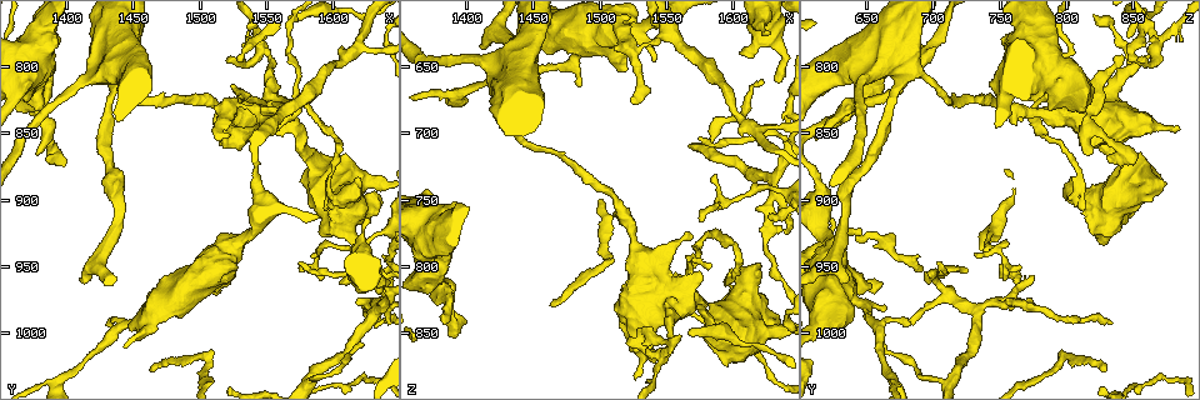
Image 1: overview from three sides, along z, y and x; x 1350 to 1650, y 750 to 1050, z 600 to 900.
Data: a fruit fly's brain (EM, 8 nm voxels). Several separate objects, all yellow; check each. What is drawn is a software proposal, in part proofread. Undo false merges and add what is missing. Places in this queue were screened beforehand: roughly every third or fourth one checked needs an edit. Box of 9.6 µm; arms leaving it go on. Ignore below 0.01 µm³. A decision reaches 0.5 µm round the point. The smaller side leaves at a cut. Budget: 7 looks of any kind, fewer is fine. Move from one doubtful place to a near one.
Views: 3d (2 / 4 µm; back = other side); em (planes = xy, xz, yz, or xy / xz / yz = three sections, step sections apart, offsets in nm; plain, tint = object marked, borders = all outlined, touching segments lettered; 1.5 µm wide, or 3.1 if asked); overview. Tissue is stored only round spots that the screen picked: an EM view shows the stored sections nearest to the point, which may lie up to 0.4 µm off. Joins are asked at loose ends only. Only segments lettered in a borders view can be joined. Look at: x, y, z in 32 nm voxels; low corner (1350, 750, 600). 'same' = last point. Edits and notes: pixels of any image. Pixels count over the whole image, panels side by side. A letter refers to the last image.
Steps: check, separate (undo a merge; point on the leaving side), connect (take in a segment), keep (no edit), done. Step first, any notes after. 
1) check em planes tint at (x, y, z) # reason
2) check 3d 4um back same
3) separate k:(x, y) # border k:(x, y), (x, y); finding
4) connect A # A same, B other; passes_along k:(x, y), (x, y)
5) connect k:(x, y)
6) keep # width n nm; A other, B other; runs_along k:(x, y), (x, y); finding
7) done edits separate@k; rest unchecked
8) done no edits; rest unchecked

check em xz step 8 borders at (1636, 962, 662) # an open end

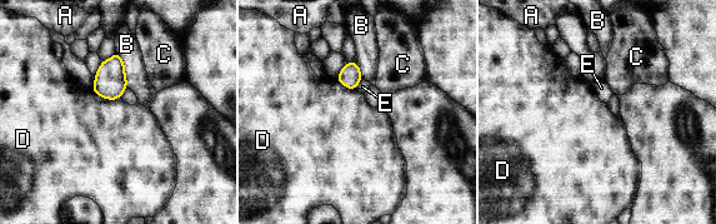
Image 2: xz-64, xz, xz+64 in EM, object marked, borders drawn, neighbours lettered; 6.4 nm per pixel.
keep # A other, B other, C other, D other, E other; no lettered segment goes on from it

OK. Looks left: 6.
check em planes borders at (1586, 940, 732) # thin end

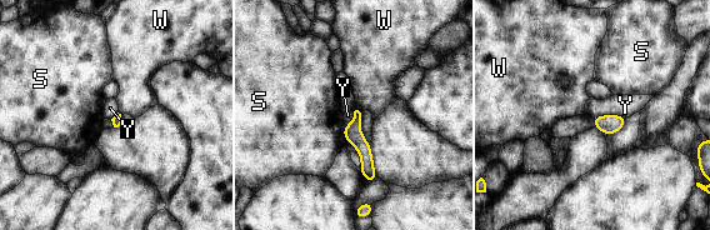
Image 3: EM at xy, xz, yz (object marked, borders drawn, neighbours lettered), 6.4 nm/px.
keep # S other, W other, Y other; border 3:(625, 116), (596, 115), (593, 118); none of them fits

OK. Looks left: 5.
check em planes tint at (1592, 928, 830) # free end

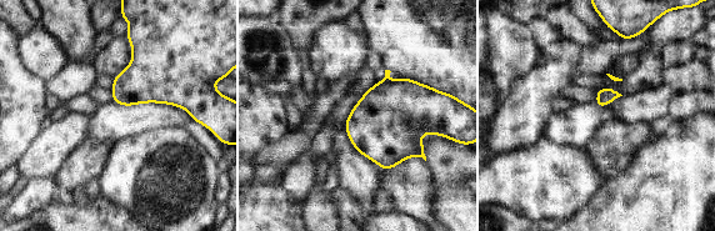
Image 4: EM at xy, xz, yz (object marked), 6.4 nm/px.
check em planes borders same

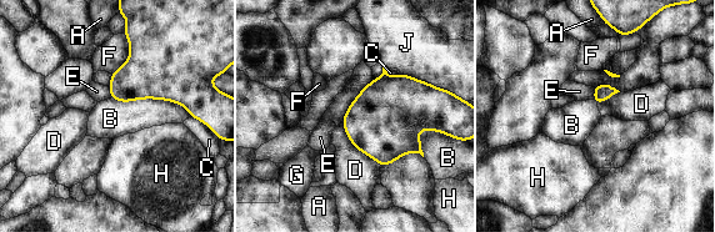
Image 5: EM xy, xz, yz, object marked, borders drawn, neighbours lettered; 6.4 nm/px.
keep # A other, B other, C other, D other, E other, F other, G other, H other, J other; border 5:(110, 97), (165, 99), (190, 116); none of them fits

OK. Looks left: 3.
done no edits; rest unchecked

